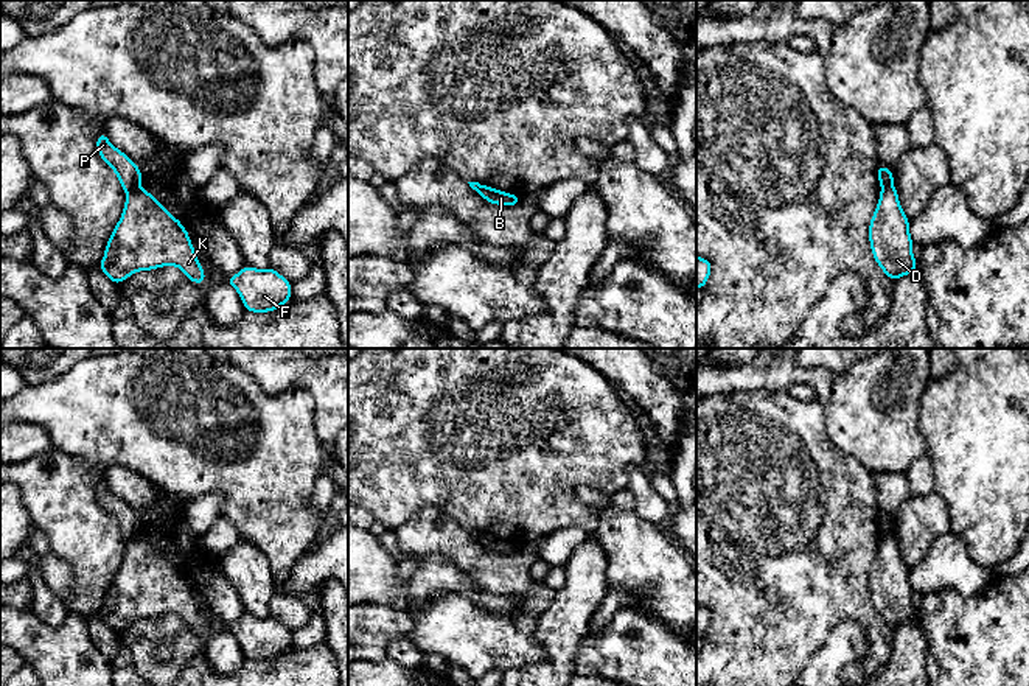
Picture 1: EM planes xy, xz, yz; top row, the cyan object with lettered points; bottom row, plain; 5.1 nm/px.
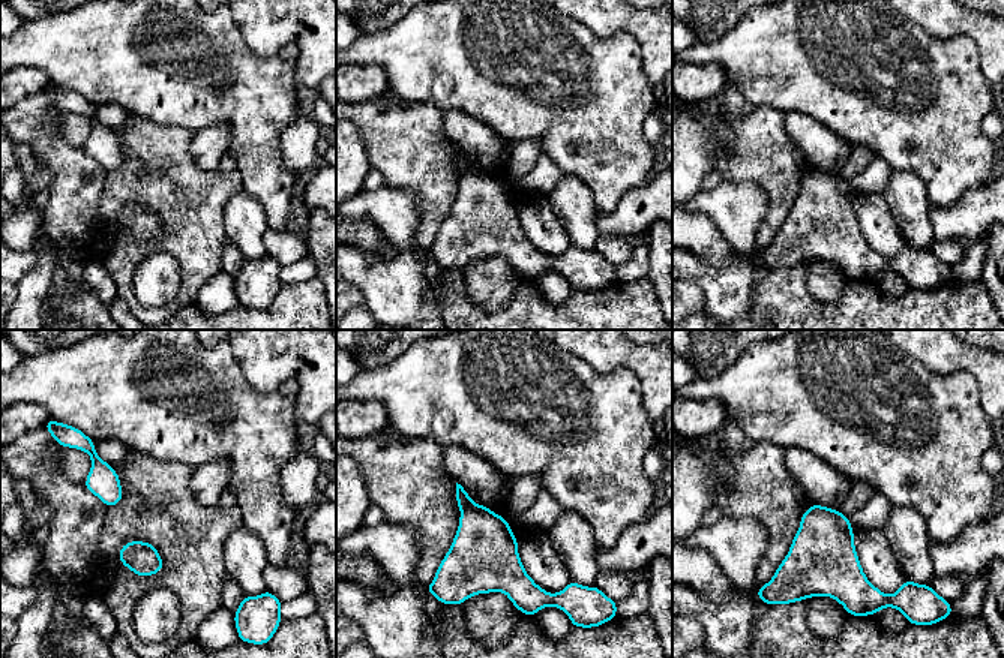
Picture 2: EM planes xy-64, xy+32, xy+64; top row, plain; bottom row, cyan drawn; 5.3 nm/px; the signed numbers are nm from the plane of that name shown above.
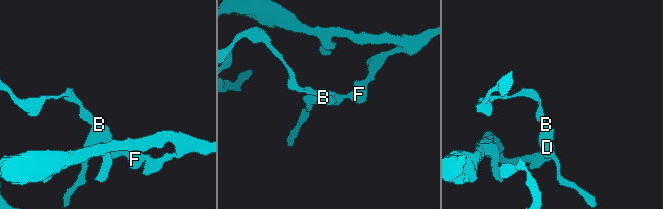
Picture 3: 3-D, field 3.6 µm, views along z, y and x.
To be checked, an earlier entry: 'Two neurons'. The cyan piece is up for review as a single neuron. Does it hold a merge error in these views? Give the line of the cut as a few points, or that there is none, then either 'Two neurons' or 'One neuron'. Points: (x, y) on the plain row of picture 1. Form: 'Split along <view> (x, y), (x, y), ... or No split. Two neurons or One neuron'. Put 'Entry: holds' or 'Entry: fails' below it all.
Split along xy (137, 534), (126, 542). Two neurons
Entry: holds

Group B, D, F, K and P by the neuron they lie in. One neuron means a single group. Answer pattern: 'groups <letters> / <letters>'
groups B D F K / P

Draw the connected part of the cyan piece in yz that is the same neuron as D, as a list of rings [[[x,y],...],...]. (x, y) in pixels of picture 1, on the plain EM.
[[[894,534],[883,535],[880,540],[878,552],[869,571],[869,593],[875,611],[889,628],[895,630],[917,621],[909,568],[900,554],[898,540]]]

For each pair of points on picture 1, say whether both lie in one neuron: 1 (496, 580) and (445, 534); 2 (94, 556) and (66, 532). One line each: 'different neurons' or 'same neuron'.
1: same neuron
2: same neuron

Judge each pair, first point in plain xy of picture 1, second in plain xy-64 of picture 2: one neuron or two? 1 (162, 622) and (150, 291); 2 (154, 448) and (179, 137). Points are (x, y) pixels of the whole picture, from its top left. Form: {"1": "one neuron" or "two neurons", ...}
{"1": "two neurons", "2": "two neurons"}

